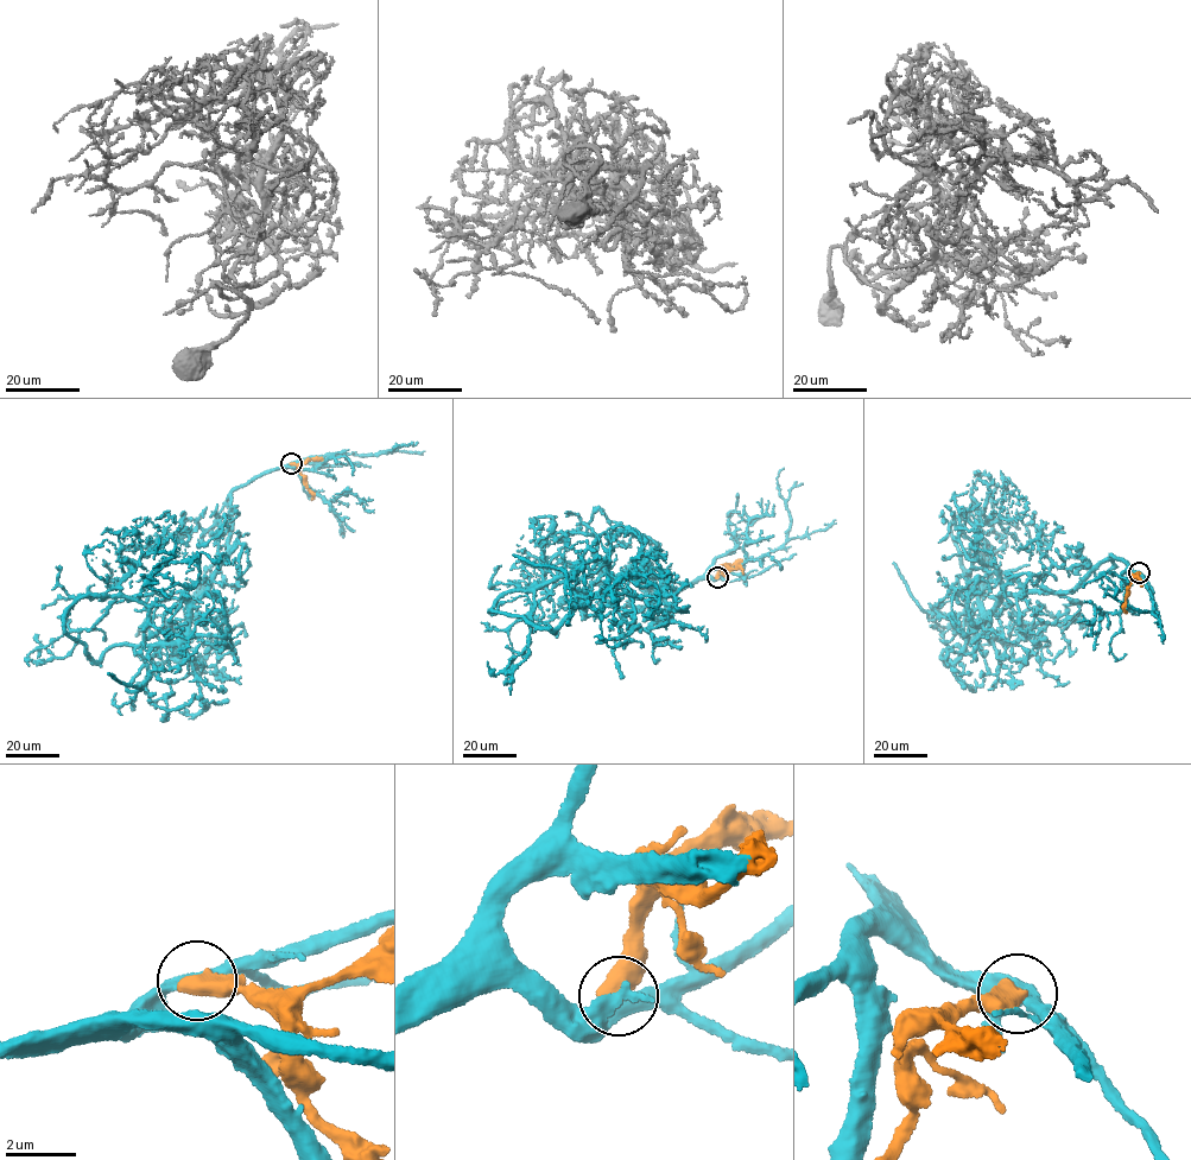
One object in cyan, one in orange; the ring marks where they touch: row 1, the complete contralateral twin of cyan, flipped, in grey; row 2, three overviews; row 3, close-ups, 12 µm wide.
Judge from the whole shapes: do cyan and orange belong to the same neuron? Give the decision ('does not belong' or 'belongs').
does not belong

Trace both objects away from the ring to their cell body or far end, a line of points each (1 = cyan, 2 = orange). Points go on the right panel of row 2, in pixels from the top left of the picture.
1: (1139, 572), (1112, 555), (987, 613), (979, 527), (1034, 512), (1045, 549), (1055, 523)
2: (1139, 572), (1133, 575), (1128, 589), (1123, 608), (1126, 613)

